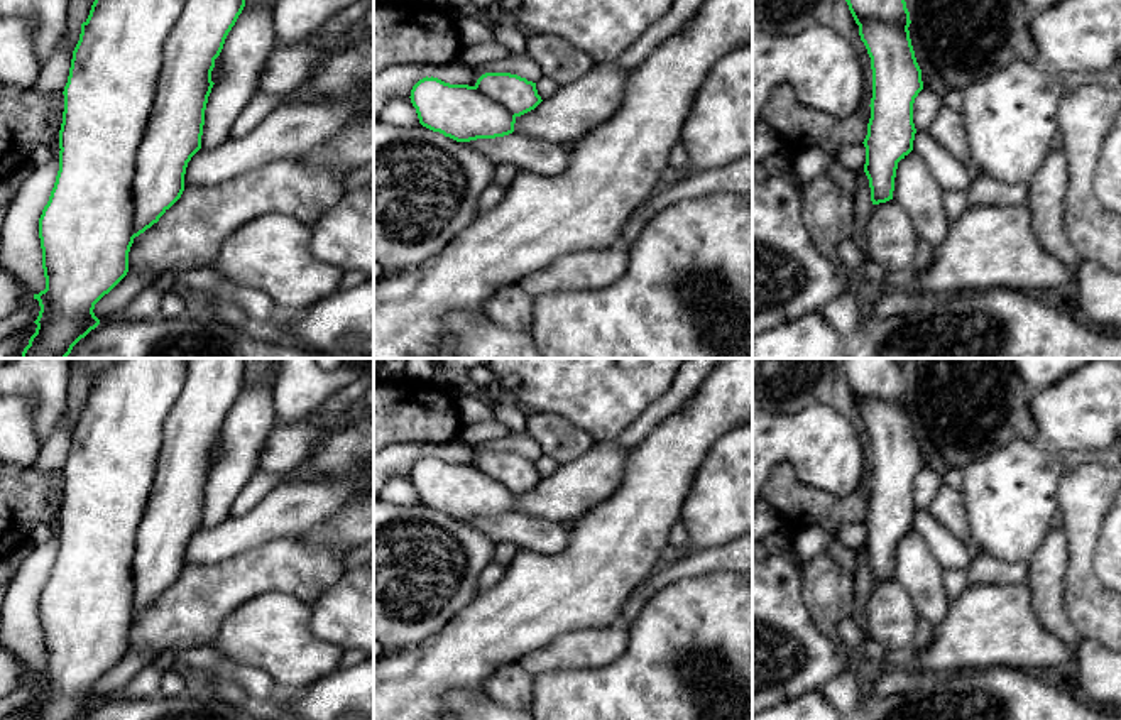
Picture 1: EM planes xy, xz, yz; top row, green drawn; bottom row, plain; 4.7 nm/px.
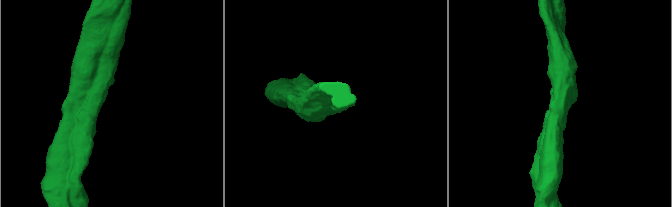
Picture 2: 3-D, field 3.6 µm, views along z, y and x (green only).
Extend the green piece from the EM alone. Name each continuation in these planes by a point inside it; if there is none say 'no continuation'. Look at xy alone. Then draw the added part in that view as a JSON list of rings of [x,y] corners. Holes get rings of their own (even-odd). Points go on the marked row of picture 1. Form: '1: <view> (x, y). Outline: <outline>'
no continuation

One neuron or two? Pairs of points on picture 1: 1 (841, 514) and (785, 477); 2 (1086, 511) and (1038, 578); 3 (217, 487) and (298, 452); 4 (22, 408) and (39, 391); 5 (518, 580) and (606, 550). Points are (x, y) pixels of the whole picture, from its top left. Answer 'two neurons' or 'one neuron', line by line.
1: one neuron
2: two neurons
3: two neurons
4: two neurons
5: one neuron

